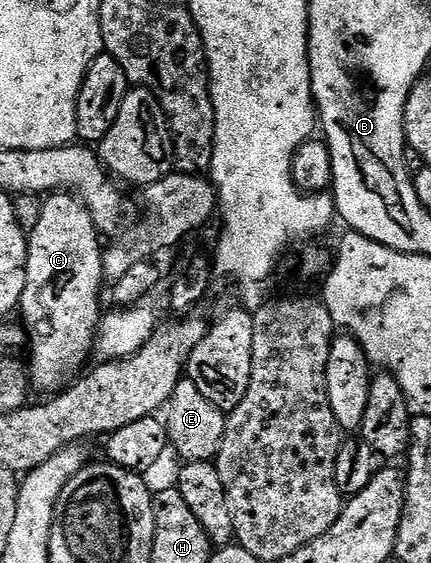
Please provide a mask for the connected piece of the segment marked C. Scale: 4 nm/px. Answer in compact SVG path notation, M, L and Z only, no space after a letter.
M55 191L42 202L41 215L27 238L25 287L21 291L17 310L18 316L23 316L21 324L27 330L29 350L31 349L29 381L34 388L36 385L39 389L51 389L47 391L62 390L80 372L78 369L86 361L87 353L89 357L92 352L101 320L99 292L102 289L104 292L105 289L103 249L99 240L101 234L93 223L91 213L78 196L67 191Z

